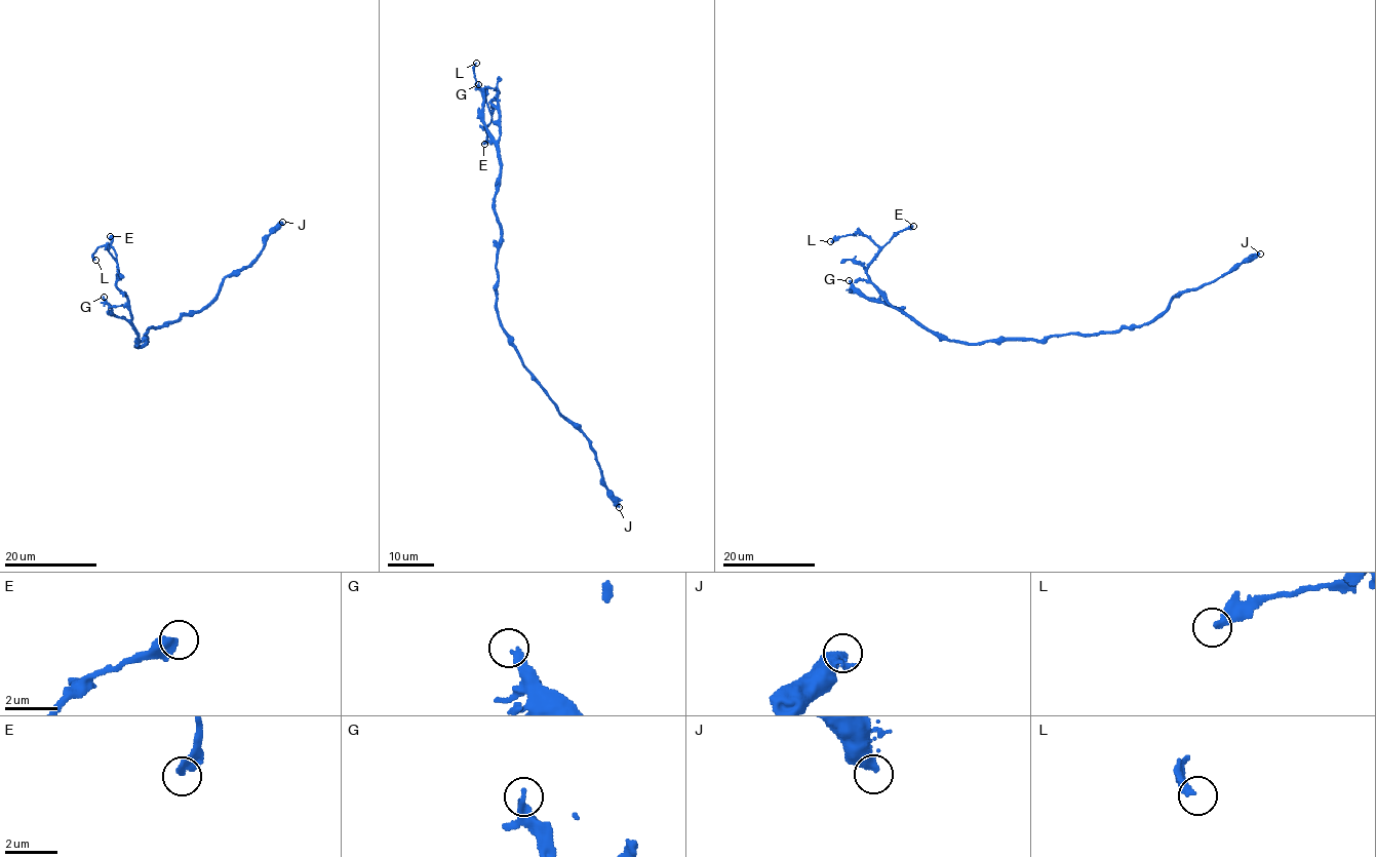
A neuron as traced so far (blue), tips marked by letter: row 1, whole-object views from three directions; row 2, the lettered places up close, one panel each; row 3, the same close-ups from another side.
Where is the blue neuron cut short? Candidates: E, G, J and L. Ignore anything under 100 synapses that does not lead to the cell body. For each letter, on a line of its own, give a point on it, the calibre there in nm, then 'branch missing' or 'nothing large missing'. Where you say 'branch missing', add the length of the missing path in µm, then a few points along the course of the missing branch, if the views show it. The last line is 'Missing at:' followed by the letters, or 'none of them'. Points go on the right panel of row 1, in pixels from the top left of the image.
E: (913, 226) | 360 nm | nothing large missing
G: (849, 280) | 280 nm | branch missing | 35 µm | (849, 280), (840, 272), (811, 258), (782, 250), (751, 221), (734, 224)
J: (1260, 254) | 440 nm | nothing large missing
L: (830, 241) | 320 nm | nothing large missing
Missing at: G

